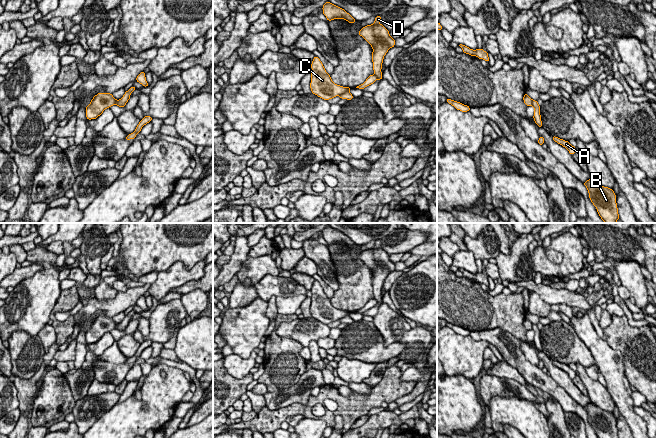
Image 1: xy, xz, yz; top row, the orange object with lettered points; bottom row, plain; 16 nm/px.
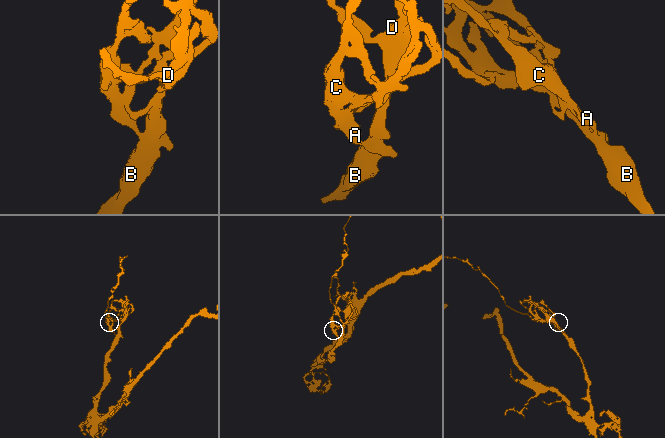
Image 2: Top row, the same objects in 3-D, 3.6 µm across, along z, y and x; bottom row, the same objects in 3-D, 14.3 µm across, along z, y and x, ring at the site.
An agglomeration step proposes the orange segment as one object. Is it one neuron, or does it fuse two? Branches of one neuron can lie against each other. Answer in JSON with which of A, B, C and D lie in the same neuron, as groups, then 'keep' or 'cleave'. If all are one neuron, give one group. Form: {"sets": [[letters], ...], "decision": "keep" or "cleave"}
{"sets": [["A", "B", "C", "D"]], "decision": "keep"}

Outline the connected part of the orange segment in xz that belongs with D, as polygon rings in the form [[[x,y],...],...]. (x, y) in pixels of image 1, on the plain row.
[[[376,240],[372,249],[363,251],[358,257],[358,259],[362,260],[373,273],[372,286],[374,294],[373,299],[370,299],[363,308],[356,311],[358,313],[364,313],[373,308],[377,303],[383,303],[381,293],[384,280],[390,272],[395,270],[395,263],[389,259],[390,255],[380,248],[380,245],[381,240]]]

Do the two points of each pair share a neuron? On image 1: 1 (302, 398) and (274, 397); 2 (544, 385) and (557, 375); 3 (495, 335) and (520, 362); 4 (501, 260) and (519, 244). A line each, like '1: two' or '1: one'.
1: one
2: two
3: one
4: one

